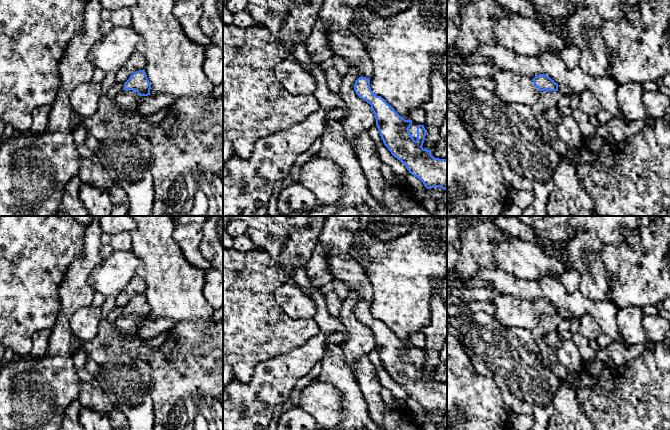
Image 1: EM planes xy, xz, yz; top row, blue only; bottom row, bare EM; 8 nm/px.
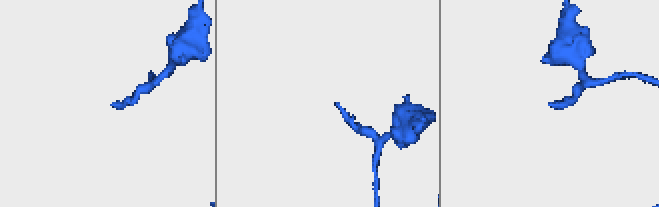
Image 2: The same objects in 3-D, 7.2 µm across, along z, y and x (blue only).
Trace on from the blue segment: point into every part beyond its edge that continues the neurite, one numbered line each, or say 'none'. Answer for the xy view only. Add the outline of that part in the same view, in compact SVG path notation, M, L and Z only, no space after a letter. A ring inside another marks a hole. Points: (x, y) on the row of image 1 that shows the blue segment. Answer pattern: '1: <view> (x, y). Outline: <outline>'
none

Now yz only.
1: yz (511, 88). Outline: M498 71L493 77L494 93L506 103L532 106L540 97L540 91L529 77L509 71Z

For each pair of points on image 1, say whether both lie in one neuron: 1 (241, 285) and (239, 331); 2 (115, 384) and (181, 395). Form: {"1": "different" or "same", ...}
{"1": "same", "2": "different"}

